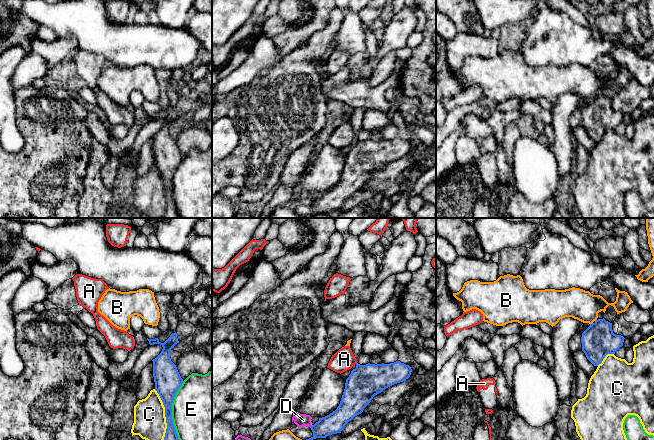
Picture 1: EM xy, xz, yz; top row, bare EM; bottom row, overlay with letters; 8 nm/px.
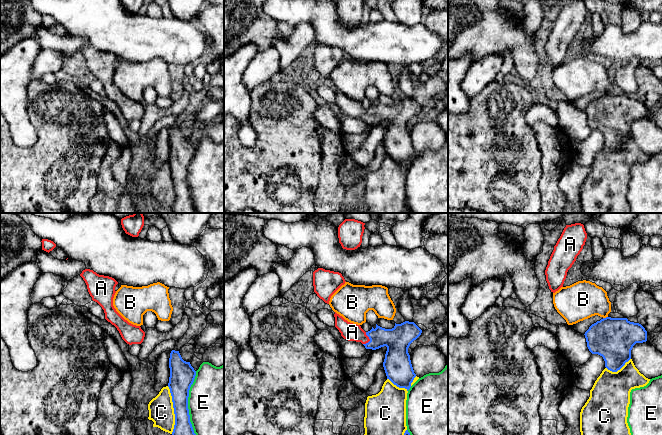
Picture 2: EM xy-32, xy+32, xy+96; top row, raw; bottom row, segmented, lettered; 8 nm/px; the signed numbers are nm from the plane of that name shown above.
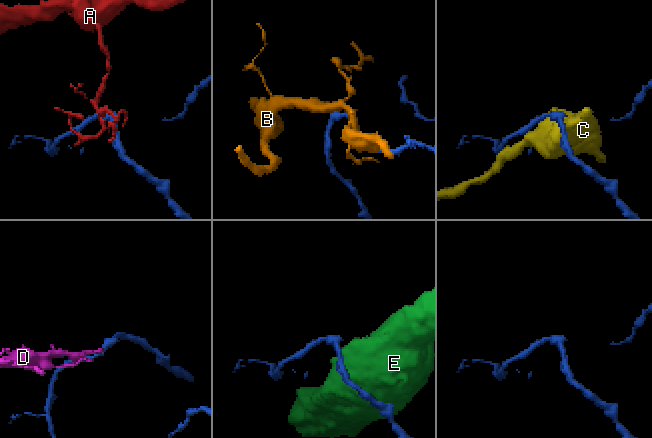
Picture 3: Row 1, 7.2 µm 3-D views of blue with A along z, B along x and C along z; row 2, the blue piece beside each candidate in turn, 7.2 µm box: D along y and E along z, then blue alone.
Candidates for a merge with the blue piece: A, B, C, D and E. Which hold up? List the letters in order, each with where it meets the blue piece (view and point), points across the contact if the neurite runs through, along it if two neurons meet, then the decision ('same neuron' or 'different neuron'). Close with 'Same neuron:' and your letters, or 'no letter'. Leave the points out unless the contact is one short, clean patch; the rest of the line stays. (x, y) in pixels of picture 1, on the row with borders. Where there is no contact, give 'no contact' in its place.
A: meets blue in xy at (133, 339); runs through xy (133, 337), (133, 339), (116, 338); same neuron
B: meets blue in yz at (592, 323); different neuron
C: meets blue in xy at (165, 414); different neuron
D: meets blue in xz at (311, 426); border along xz (312, 425), (310, 427); different neuron
E: meets blue in xy at (171, 410); different neuron
Same neuron: A

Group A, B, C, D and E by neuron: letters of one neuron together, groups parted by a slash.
A / B / C / D / E

